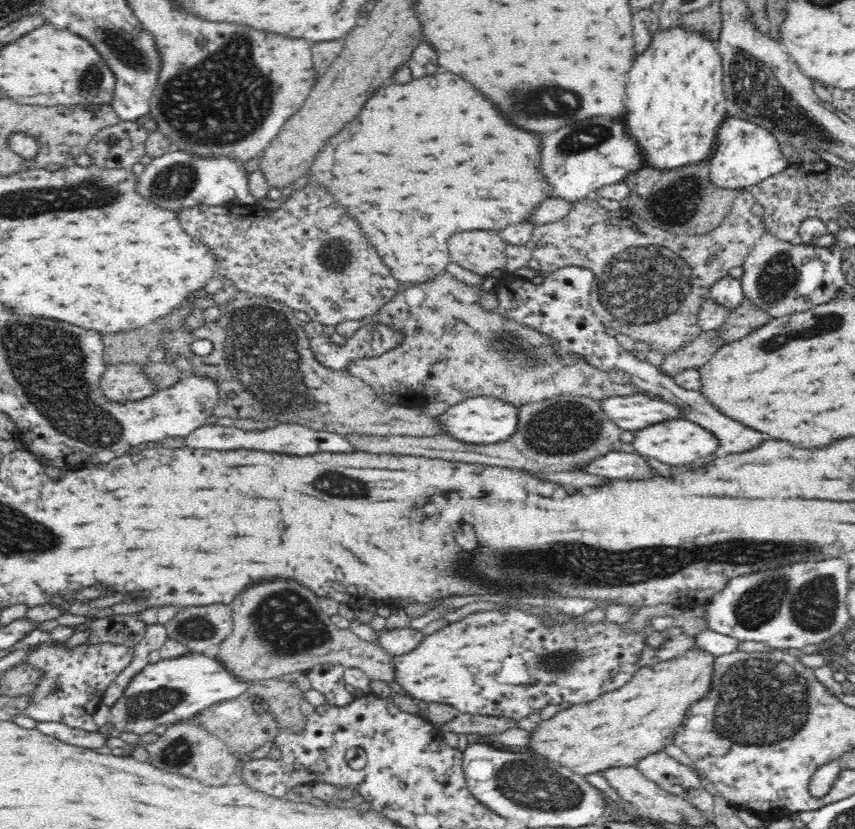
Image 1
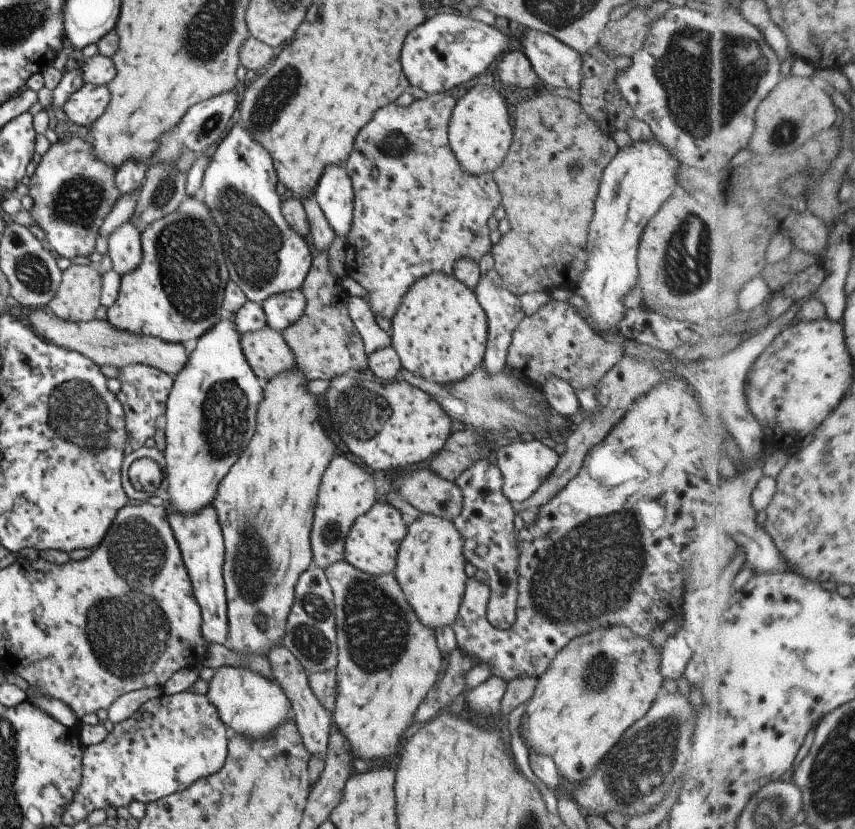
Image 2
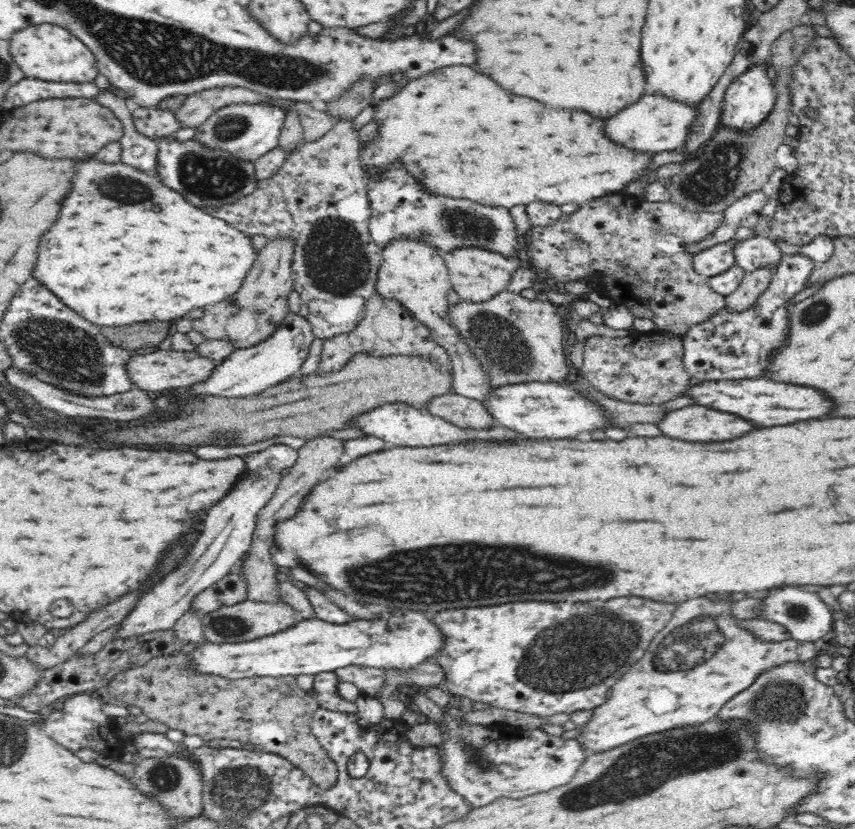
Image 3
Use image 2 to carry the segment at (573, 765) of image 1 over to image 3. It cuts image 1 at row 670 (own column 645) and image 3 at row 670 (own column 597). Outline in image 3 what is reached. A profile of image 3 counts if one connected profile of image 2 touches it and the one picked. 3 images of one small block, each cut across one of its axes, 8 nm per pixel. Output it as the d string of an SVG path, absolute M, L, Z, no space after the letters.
M715 594L690 598L690 600L677 603L677 607L672 615L672 618L652 639L650 647L646 650L645 655L639 660L637 666L628 670L628 672L626 672L626 674L624 674L624 676L622 676L622 678L614 684L614 688L610 688L610 694L608 698L606 698L606 702L594 708L591 719L584 724L584 726L580 726L580 734L576 736L576 739L584 745L584 749L588 750L589 753L608 752L610 749L626 744L626 742L630 742L630 740L636 740L636 738L640 738L640 736L646 736L646 734L656 734L656 732L670 730L670 728L678 728L678 726L682 728L682 726L692 726L692 724L705 723L707 720L716 717L722 706L724 706L728 700L734 698L734 696L736 696L739 692L742 692L742 690L746 690L746 688L748 688L754 680L756 680L758 674L762 674L762 672L766 671L768 668L774 668L774 666L778 666L778 664L786 664L788 662L799 660L798 641L795 641L792 638L778 642L762 641L762 639L758 639L752 631L742 629L742 627L738 625L738 620L734 619L732 611L730 611L730 604L732 604L732 601L720 601L720 599L716 599Z

